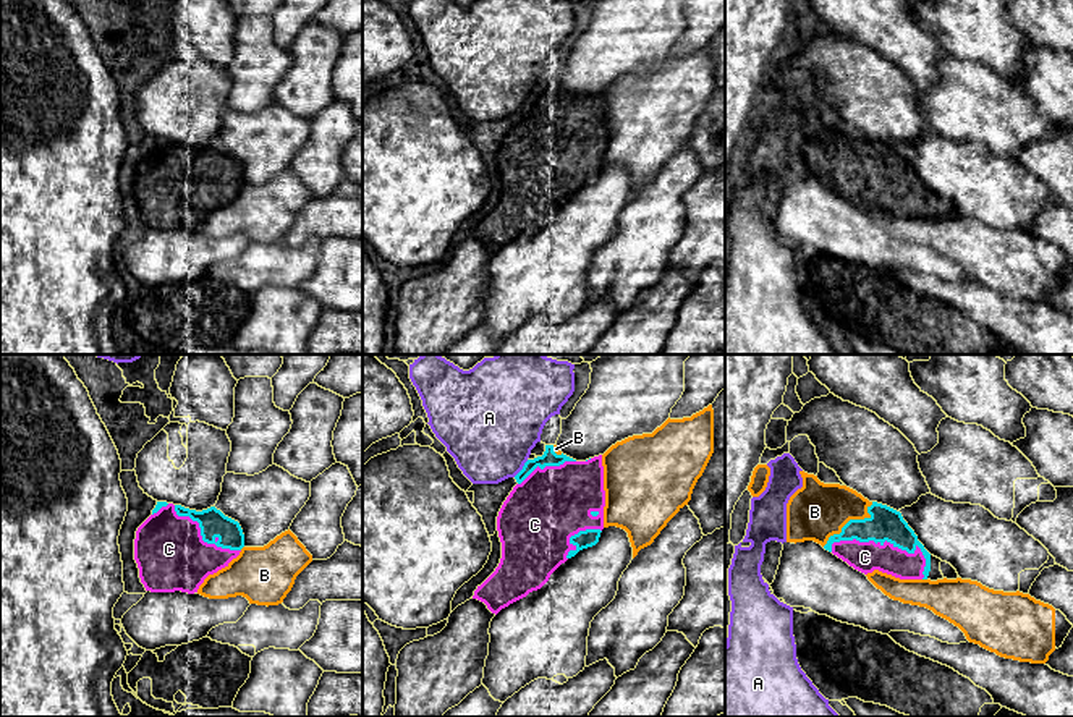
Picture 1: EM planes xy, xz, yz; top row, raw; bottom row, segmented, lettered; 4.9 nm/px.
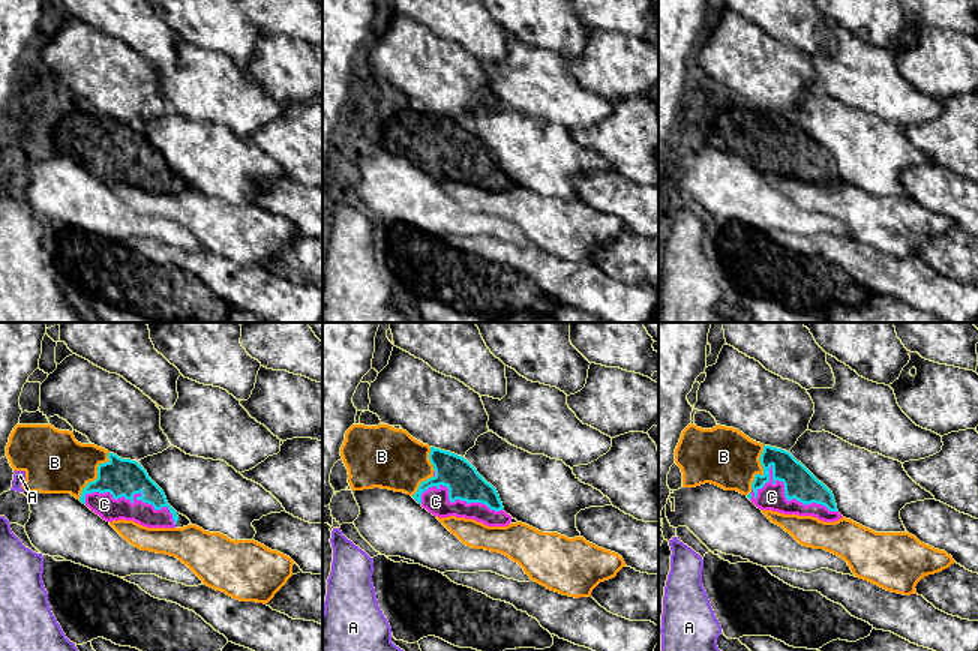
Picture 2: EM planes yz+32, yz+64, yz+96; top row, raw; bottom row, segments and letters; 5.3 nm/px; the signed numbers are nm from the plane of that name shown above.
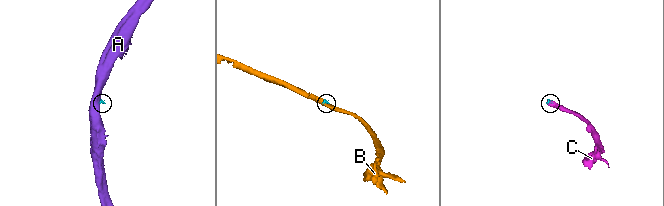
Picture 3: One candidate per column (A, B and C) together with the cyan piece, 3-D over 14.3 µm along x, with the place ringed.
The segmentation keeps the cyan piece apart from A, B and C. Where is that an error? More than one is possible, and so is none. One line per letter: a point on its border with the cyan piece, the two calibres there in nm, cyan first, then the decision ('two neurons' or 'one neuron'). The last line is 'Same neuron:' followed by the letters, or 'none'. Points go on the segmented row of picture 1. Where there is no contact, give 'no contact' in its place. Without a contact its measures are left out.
A: xz (523, 468) | 80/460 nm | two neurons
B: yz (850, 520) | 160/280 nm | two neurons
C: yz (889, 541) | 160/150 nm | one neuron
Same neuron: C

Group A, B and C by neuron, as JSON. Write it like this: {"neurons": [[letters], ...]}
{"neurons": [["A"], ["B"], ["C"]]}

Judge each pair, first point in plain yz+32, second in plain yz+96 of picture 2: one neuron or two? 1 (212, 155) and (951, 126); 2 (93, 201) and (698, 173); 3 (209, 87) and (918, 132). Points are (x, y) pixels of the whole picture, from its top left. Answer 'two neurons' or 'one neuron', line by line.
1: two neurons
2: one neuron
3: two neurons

